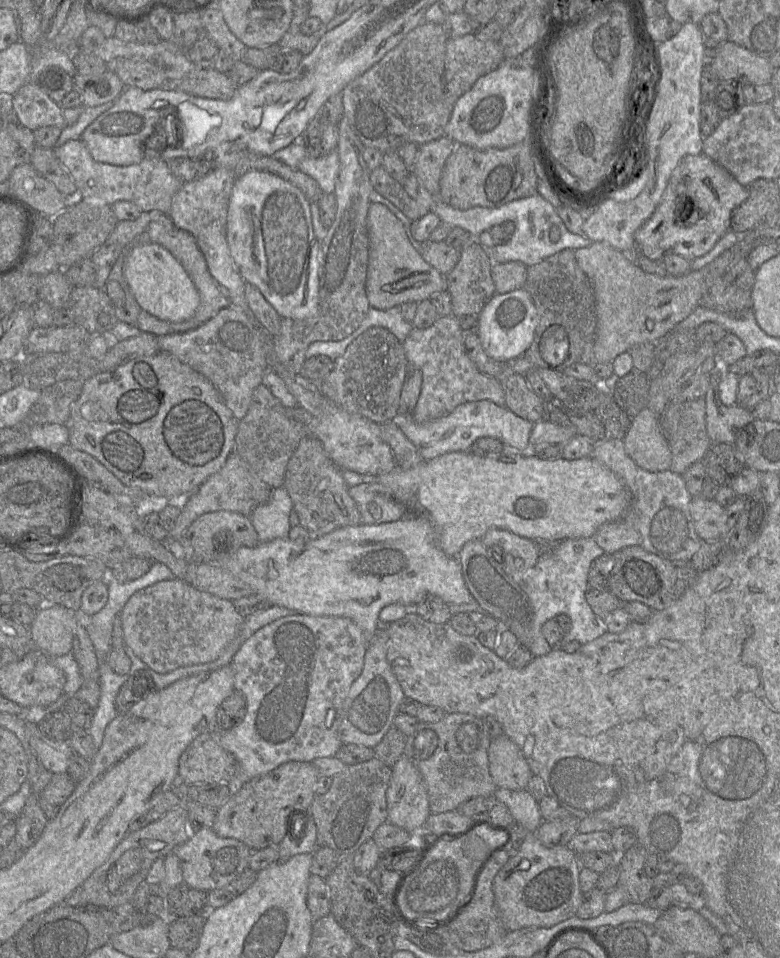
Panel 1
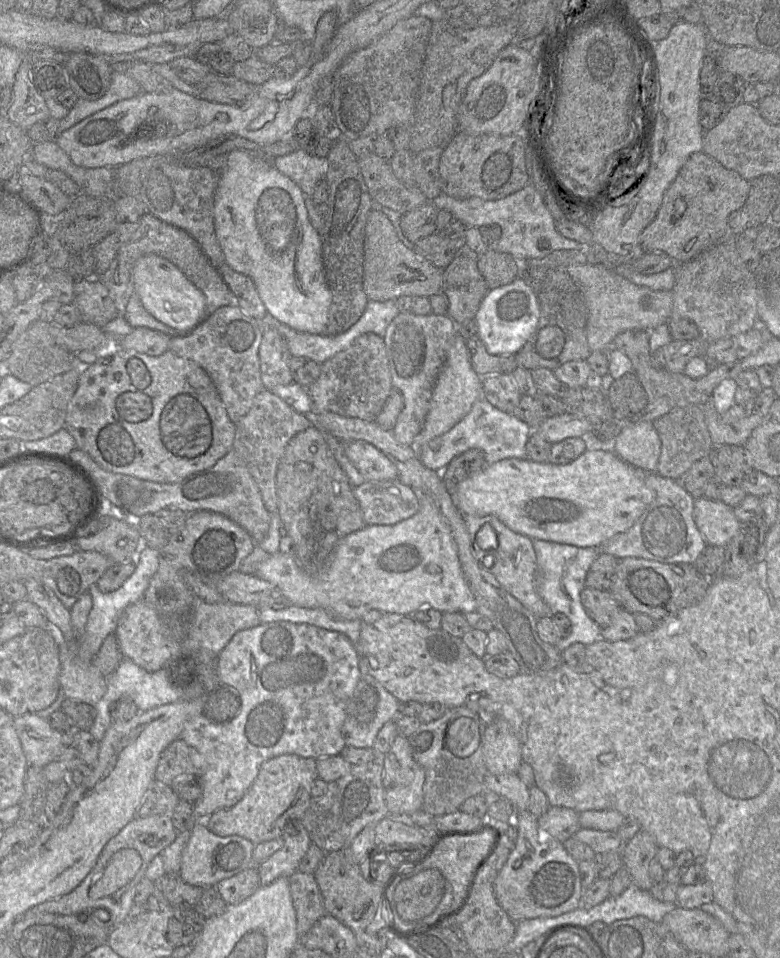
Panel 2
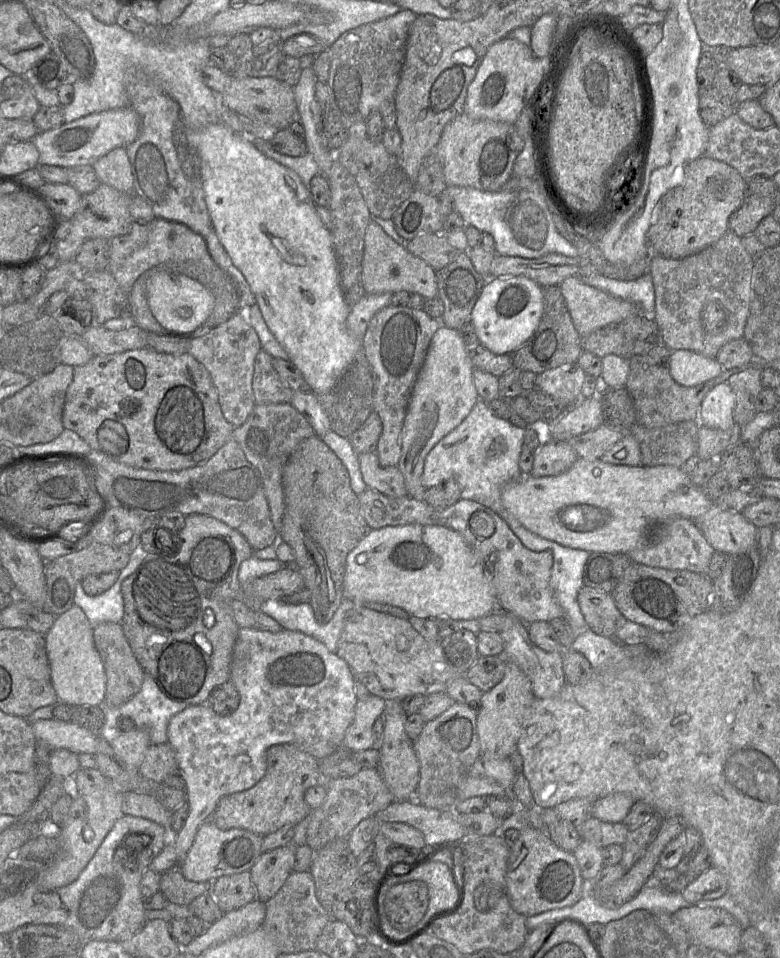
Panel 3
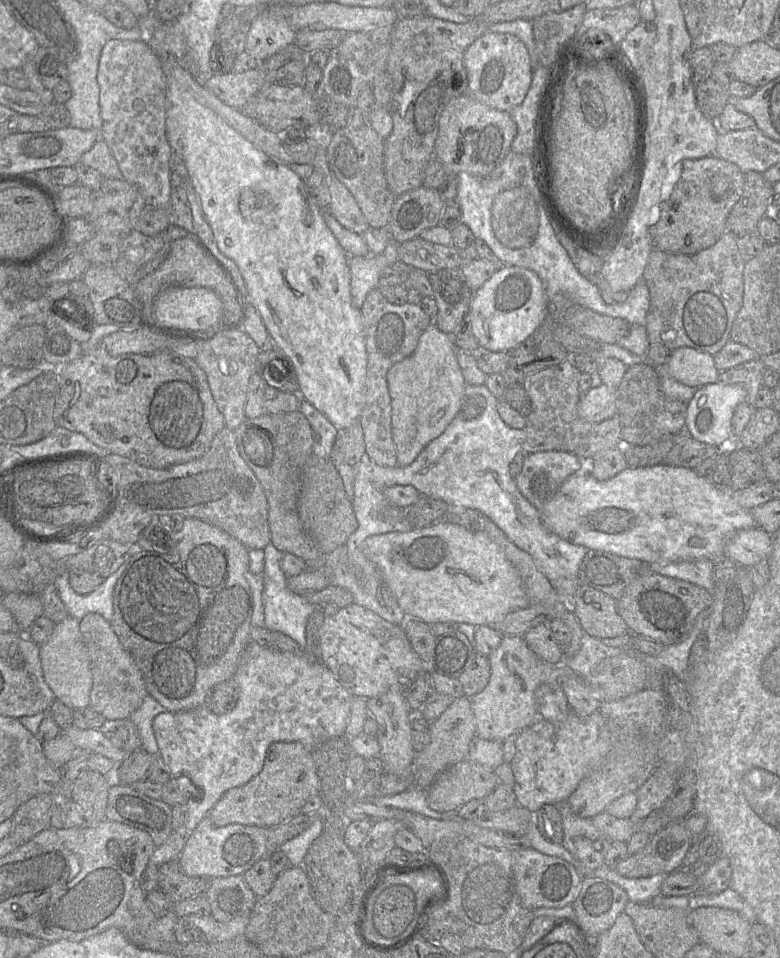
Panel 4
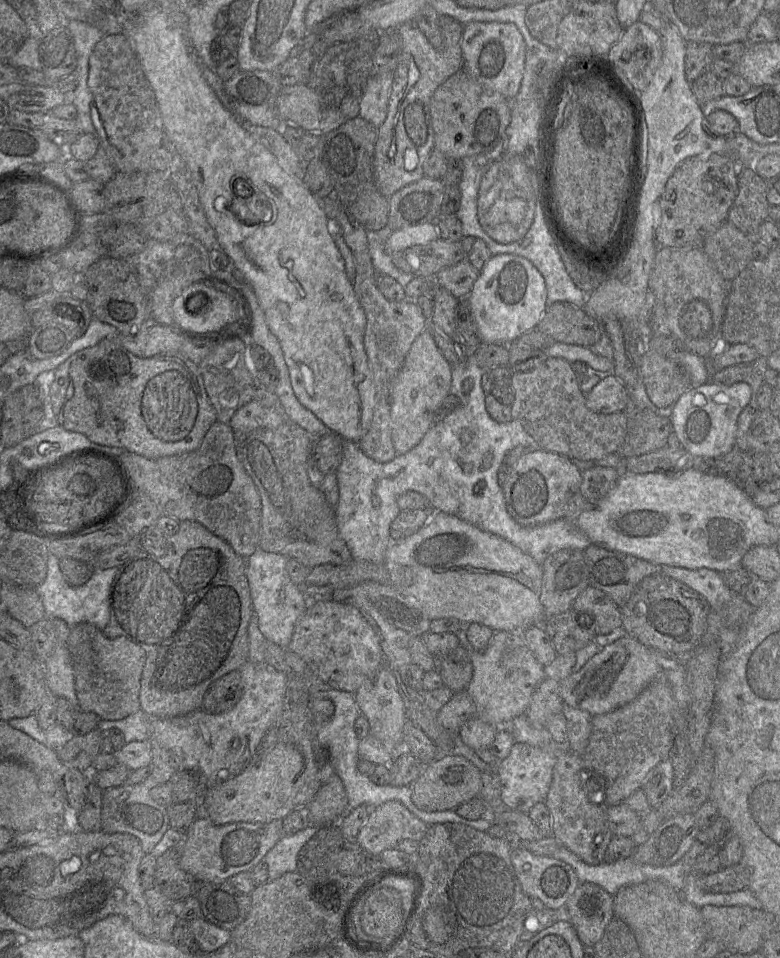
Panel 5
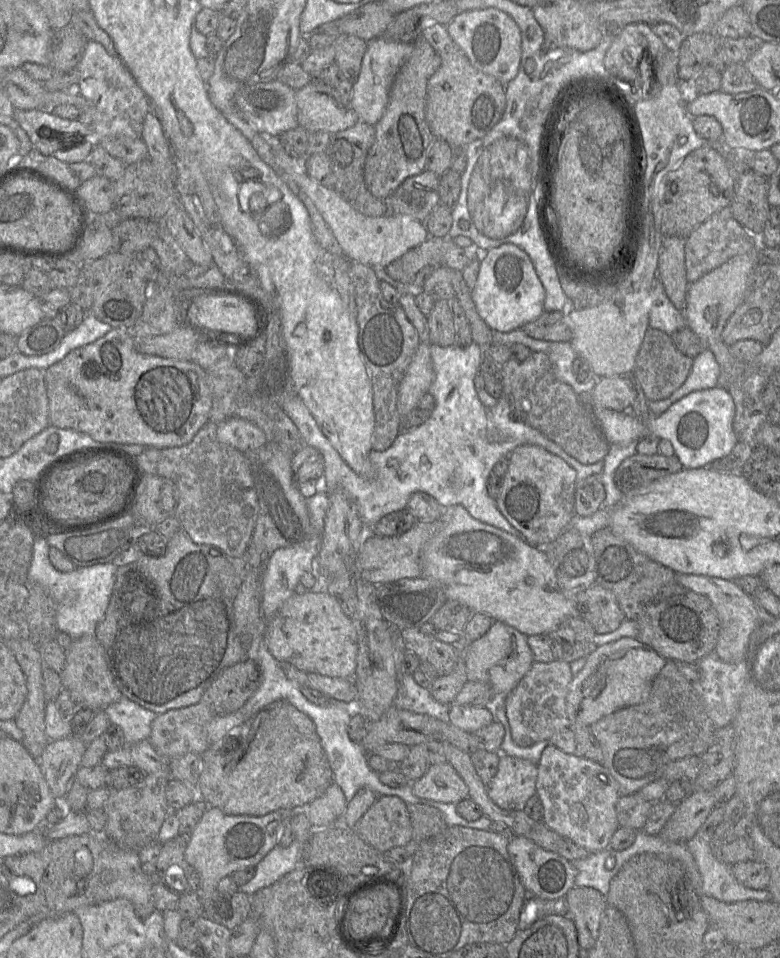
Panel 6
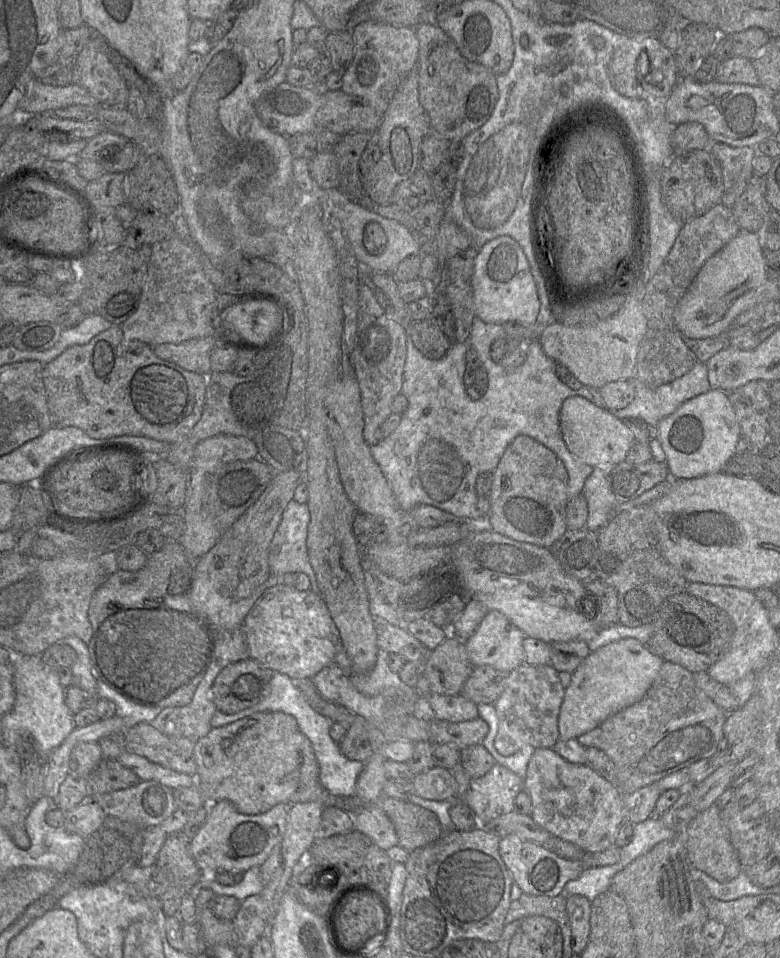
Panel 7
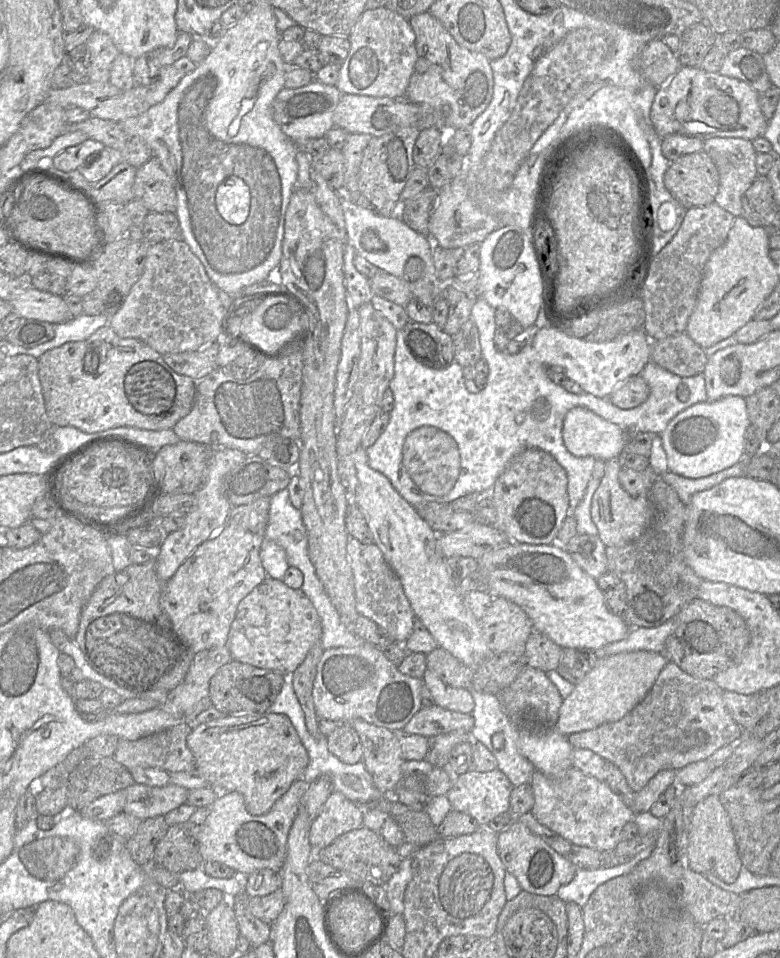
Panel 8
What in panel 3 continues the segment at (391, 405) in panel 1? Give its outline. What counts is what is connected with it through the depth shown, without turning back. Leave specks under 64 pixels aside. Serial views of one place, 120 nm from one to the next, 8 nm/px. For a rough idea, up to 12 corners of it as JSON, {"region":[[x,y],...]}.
{"region":[[362,350],[318,396],[331,429],[349,438],[373,412],[373,371]]}

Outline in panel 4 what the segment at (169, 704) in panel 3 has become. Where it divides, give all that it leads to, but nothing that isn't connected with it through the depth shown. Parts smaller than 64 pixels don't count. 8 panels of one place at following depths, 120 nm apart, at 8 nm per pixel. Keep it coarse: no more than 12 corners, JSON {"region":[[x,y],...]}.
{"region":[[146,695],[129,717],[139,733],[141,749],[159,754],[153,720],[166,709]]}

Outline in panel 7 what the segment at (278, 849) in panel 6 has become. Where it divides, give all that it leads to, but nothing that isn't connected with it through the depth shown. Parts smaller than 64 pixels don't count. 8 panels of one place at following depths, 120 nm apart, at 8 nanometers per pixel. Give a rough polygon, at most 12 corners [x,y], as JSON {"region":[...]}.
{"region":[[259,867],[244,872],[240,883],[220,884],[209,873],[191,892],[210,889],[242,901],[261,894]]}

